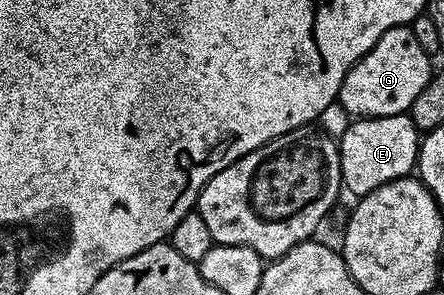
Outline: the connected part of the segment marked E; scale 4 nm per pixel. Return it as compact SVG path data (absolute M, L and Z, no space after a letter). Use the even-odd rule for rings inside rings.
M411 114L387 115L377 119L357 118L349 122L346 133L339 136L340 181L345 192L352 197L368 195L378 185L413 174L420 154L422 135L417 131Z

